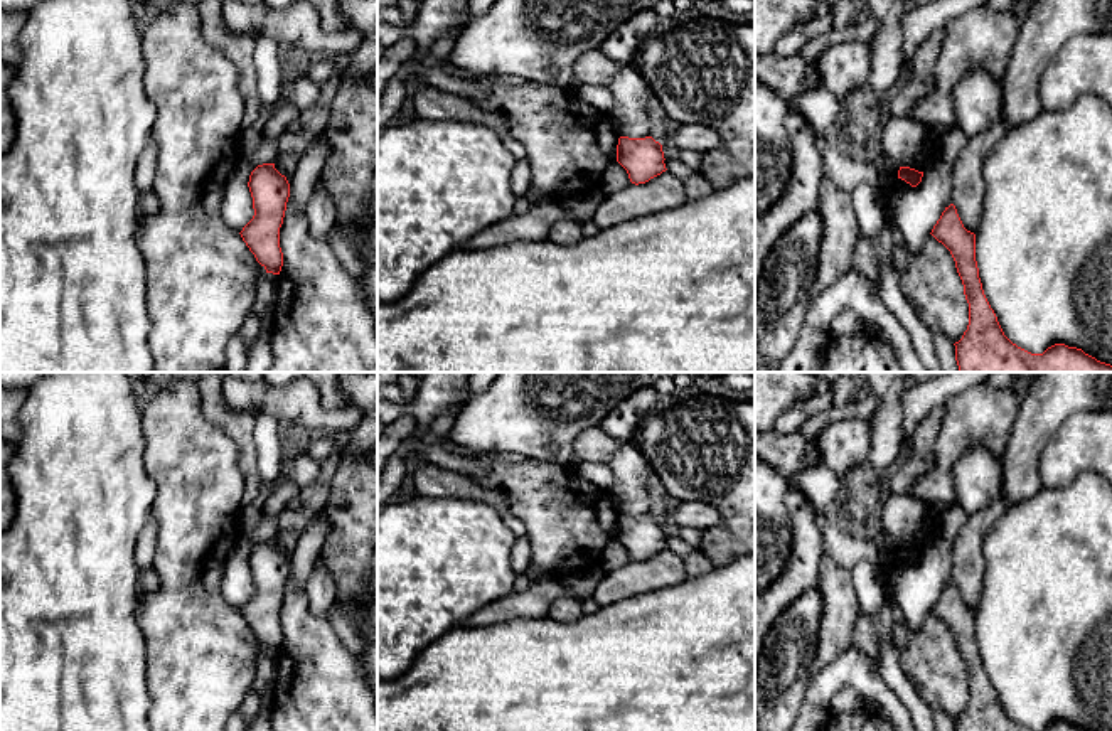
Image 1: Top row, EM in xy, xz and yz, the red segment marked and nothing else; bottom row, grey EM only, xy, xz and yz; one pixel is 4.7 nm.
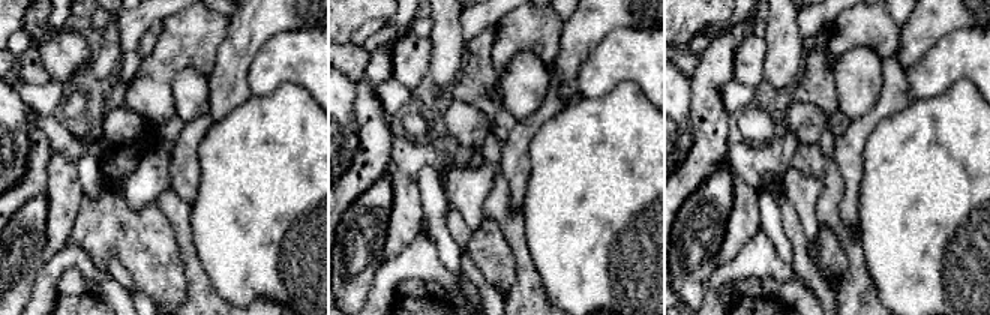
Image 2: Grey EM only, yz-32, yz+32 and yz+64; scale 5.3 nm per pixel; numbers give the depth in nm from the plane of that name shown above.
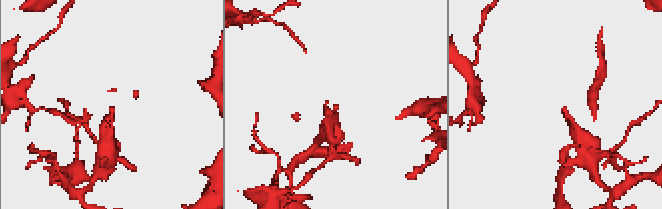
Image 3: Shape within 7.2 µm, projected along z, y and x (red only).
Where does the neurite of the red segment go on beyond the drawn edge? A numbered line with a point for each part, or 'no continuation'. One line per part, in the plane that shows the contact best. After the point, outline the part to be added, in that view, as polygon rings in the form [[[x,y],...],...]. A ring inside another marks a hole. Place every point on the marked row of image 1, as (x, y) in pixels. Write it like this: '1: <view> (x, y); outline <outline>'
no continuation

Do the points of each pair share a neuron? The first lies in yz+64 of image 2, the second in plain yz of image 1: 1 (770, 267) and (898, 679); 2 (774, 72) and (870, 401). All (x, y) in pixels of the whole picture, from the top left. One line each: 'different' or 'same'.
1: different
2: different

